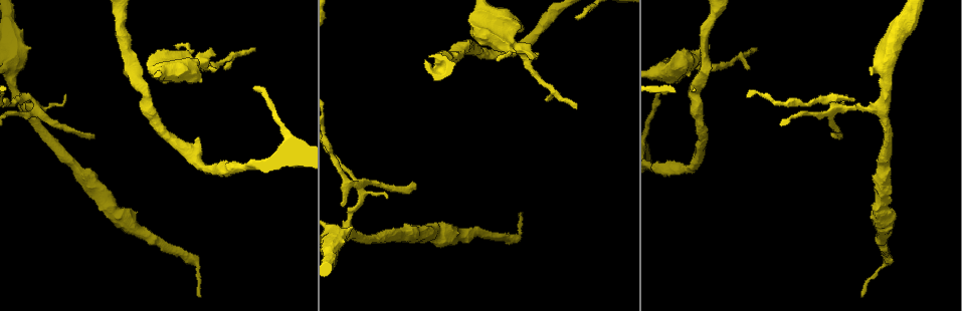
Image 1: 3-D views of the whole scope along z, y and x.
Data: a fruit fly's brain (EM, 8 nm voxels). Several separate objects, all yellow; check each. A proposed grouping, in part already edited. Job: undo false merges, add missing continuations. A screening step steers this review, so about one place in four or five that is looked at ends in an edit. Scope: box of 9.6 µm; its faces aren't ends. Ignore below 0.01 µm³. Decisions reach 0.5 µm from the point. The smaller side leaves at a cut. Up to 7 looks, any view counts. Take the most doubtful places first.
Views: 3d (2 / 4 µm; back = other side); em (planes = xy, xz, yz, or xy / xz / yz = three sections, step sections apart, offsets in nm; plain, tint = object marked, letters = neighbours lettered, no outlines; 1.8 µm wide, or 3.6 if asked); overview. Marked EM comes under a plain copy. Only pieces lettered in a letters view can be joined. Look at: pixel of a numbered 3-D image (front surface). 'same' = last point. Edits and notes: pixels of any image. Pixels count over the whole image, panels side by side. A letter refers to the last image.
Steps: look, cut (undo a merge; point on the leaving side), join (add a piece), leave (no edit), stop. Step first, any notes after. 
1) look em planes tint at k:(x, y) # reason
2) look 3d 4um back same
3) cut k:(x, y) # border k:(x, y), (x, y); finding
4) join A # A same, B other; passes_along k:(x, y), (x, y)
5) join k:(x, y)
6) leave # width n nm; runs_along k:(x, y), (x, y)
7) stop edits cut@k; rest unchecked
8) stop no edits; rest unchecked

look em xy step 8 letters at 1:(176, 47) # thin end

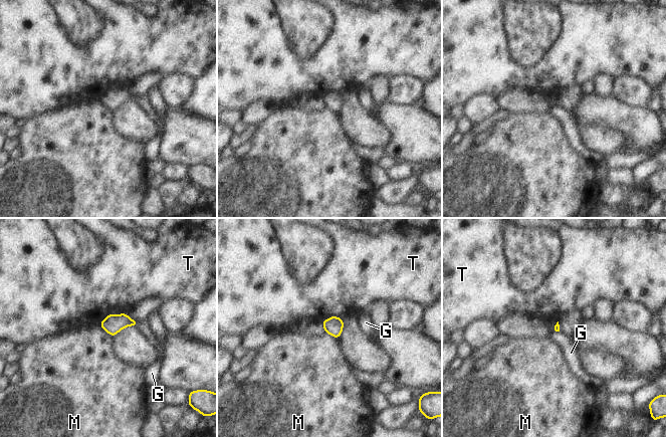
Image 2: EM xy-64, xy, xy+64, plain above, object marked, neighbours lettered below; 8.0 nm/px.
look em yz step 4 letters same # another direction

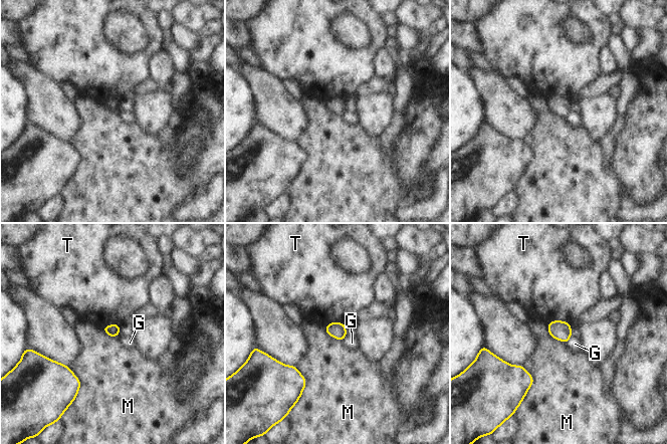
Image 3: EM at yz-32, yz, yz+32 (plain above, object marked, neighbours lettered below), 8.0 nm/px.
leave # longest_contact M 260 nm; G other, M other, T other; border 3:(67, 366), (79, 382), (77, 395); none of them fits

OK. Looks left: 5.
look 3d 4um at 1:(254, 51) # thin end

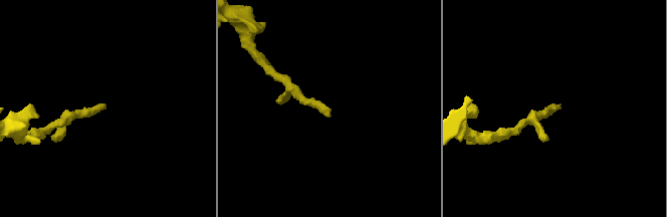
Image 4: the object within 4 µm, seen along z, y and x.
look em xy step 4 letters at 4:(328, 116)

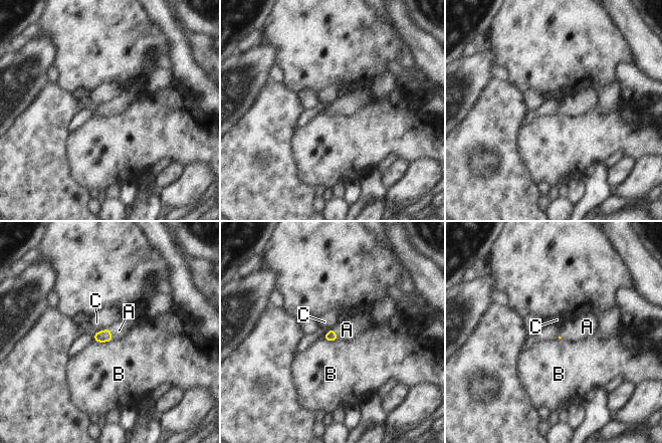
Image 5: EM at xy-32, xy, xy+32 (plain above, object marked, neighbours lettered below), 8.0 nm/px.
look em planes letters same

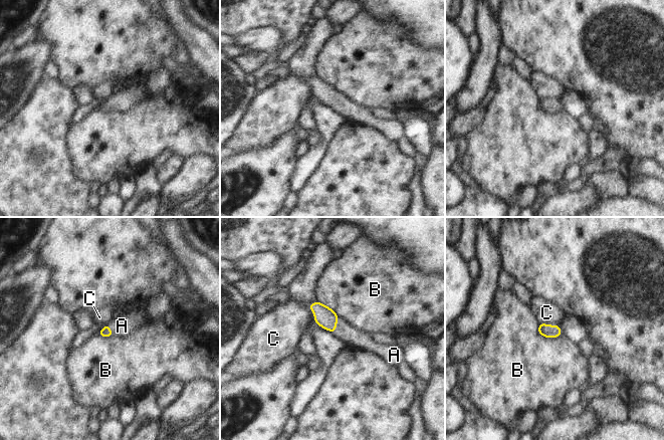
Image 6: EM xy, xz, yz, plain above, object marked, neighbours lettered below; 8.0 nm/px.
join A # A same, B other, C other; passes_along 6:(324, 316), (336, 325), (353, 337); the neuron continues

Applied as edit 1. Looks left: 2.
look overview # redraw

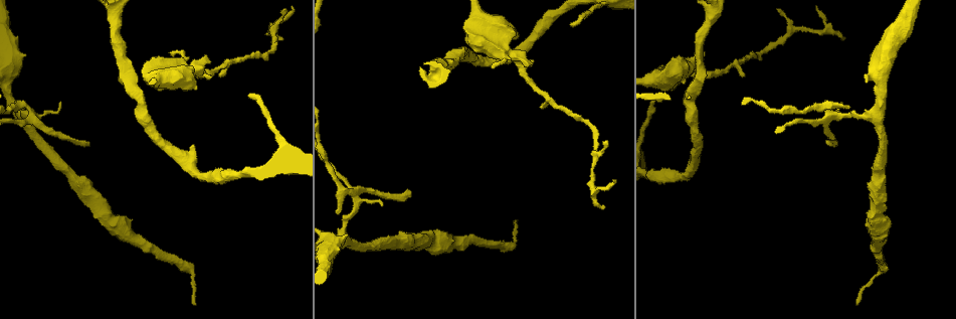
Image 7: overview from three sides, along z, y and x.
look em planes letters at 7:(883, 266) # calibre changes

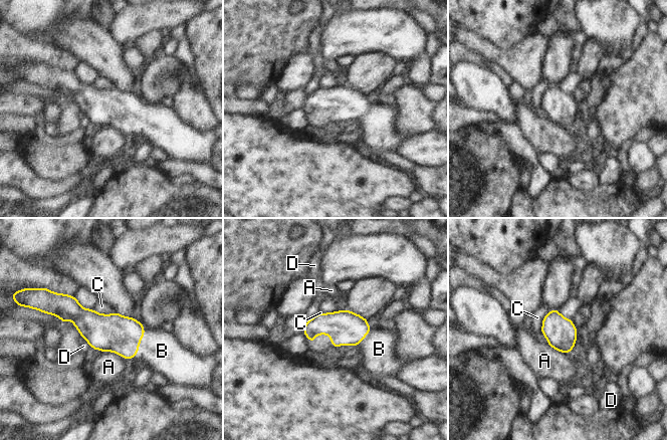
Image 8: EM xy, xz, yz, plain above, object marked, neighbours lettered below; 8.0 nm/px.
join B # longest_contact B 280 nm; A other, B same, C other, D other; passes_along 8:(109, 333), (139, 344), (162, 351); it goes on there

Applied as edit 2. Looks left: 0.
stop edits join@6, join@8; rest unchecked

